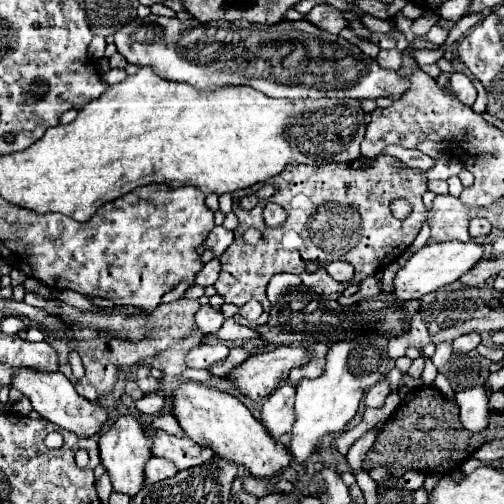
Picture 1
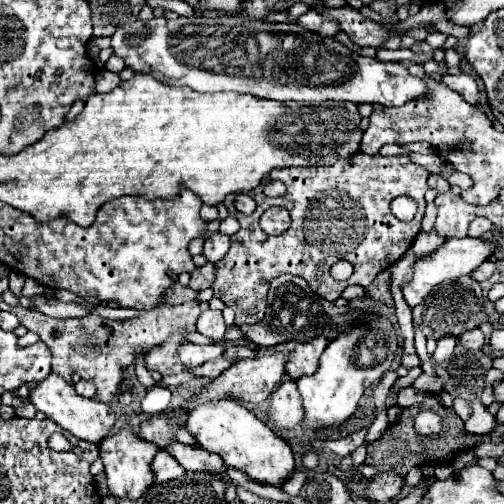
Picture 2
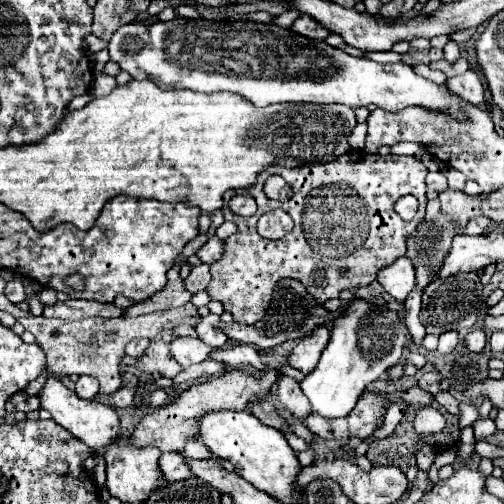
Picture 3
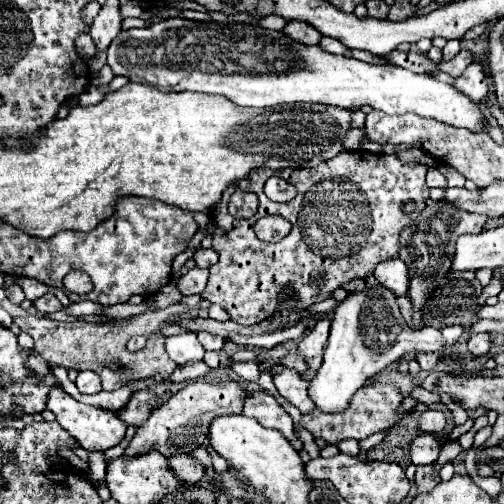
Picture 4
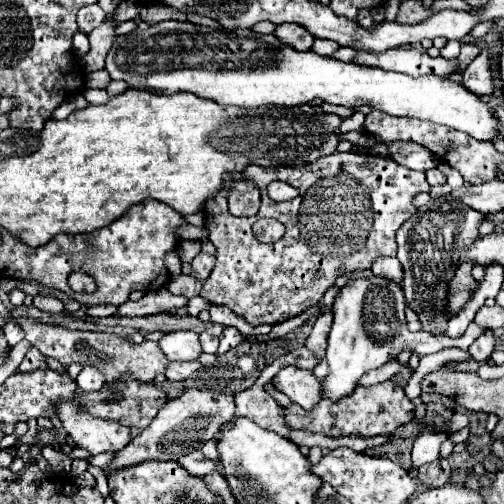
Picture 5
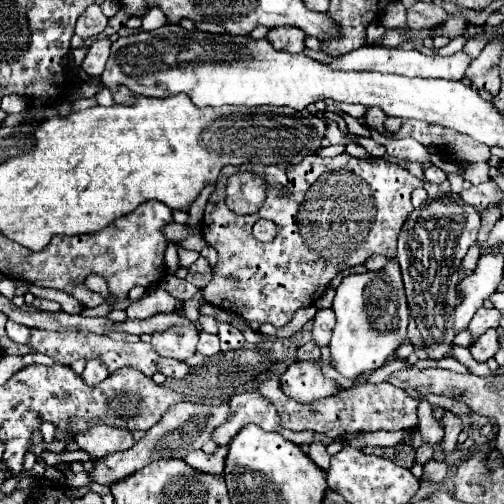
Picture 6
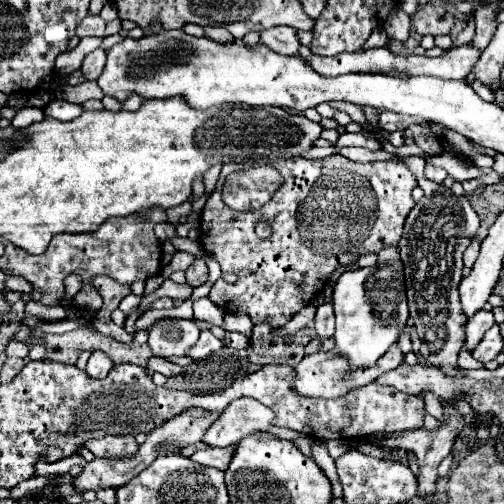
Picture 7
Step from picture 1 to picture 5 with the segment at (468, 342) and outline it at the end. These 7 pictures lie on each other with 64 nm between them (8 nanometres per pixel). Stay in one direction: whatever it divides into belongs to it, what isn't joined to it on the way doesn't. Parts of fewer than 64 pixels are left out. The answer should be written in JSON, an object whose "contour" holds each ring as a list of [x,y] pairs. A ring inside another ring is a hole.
{"contour":[[[486,330],[480,338],[474,340],[474,344],[468,348],[468,352],[476,362],[486,362],[490,358],[490,354],[494,352],[494,344],[496,344],[496,340],[494,340],[492,330]]]}

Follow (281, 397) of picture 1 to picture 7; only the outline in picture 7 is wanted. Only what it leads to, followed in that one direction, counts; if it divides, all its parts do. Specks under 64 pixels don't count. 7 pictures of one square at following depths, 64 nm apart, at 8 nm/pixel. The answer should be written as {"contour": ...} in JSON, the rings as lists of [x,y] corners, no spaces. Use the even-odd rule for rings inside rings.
{"contour":[[[394,344],[392,348],[388,348],[388,352],[374,364],[368,368],[352,368],[352,372],[348,372],[348,360],[344,360],[344,356],[336,354],[336,350],[328,350],[328,352],[314,352],[302,358],[302,362],[294,368],[294,388],[300,396],[310,396],[310,398],[340,398],[344,396],[344,392],[350,392],[352,388],[358,386],[366,386],[368,382],[374,382],[380,374],[394,370],[396,366],[400,366],[404,360],[402,350],[398,348],[398,344]]]}

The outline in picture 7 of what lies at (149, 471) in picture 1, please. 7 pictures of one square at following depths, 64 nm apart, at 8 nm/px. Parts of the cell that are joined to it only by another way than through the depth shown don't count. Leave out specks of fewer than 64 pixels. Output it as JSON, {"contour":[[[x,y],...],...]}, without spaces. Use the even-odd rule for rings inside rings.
{"contour":[[[228,446],[228,448],[208,448],[208,450],[198,450],[194,452],[190,458],[202,466],[212,466],[218,470],[226,470],[230,460],[232,460],[232,452],[236,450],[236,446]]]}

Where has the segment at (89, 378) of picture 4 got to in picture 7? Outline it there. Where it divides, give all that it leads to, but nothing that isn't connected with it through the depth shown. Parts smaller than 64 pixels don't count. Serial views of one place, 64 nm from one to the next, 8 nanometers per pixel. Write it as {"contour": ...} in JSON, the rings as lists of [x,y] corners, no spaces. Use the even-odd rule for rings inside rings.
{"contour":[[[92,352],[90,360],[88,360],[88,366],[86,366],[86,372],[92,376],[92,378],[104,378],[110,370],[112,370],[112,358],[110,356],[104,356],[104,352]]]}

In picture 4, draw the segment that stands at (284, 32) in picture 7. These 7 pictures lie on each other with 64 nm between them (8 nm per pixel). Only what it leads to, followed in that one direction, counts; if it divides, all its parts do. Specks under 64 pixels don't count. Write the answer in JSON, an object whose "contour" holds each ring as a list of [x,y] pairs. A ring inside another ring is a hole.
{"contour":[[[298,20],[288,22],[282,32],[284,32],[288,38],[292,38],[292,40],[296,40],[296,42],[300,42],[300,44],[318,44],[320,38],[322,38],[322,34],[316,32],[310,24],[304,24],[304,22],[298,22]]]}

